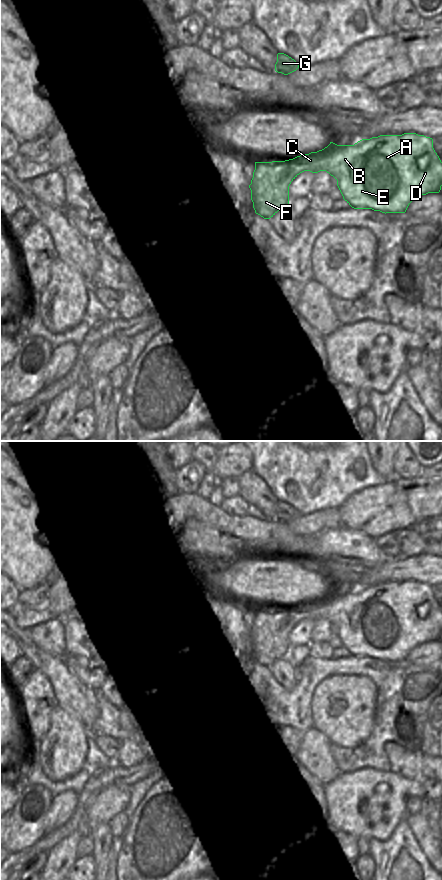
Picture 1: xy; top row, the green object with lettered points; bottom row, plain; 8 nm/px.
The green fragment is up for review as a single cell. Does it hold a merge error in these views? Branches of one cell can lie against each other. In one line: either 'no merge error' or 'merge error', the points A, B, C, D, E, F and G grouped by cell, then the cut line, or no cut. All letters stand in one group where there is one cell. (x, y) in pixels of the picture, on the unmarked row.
no merge error; A B C D E F G; no cut

